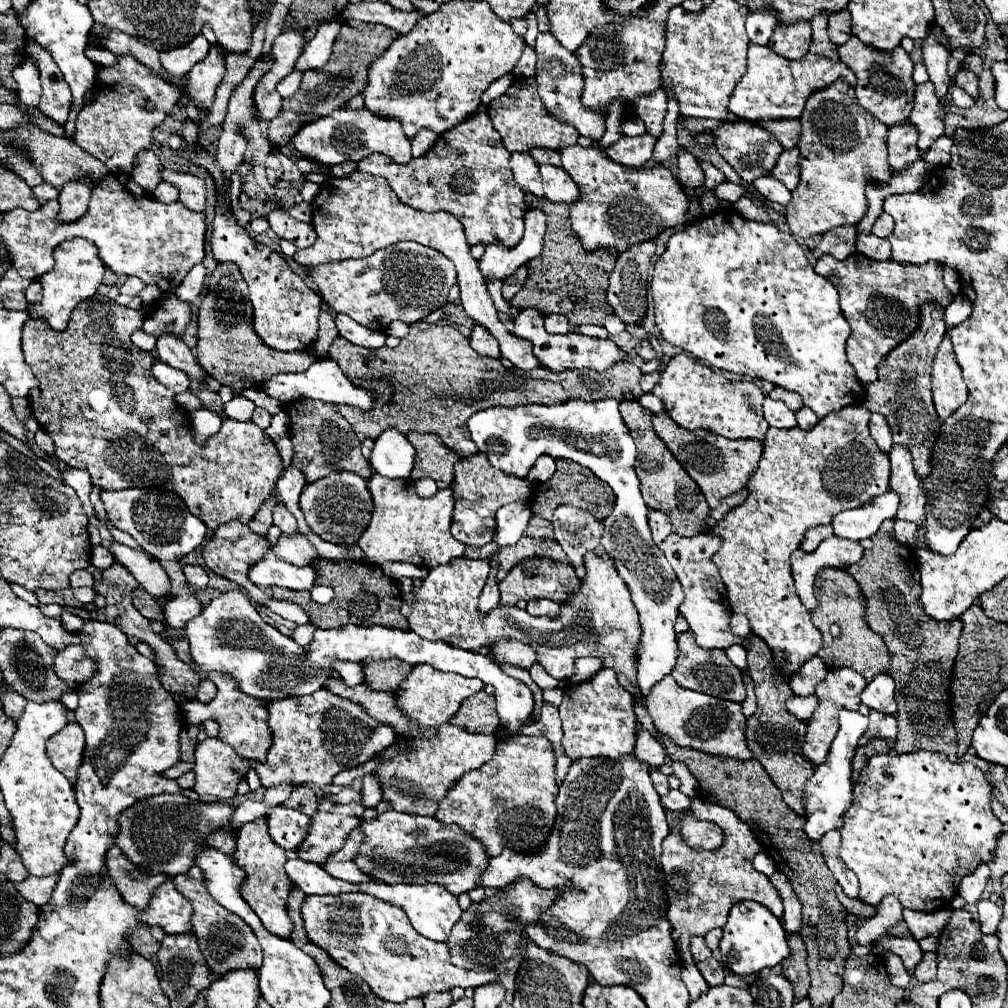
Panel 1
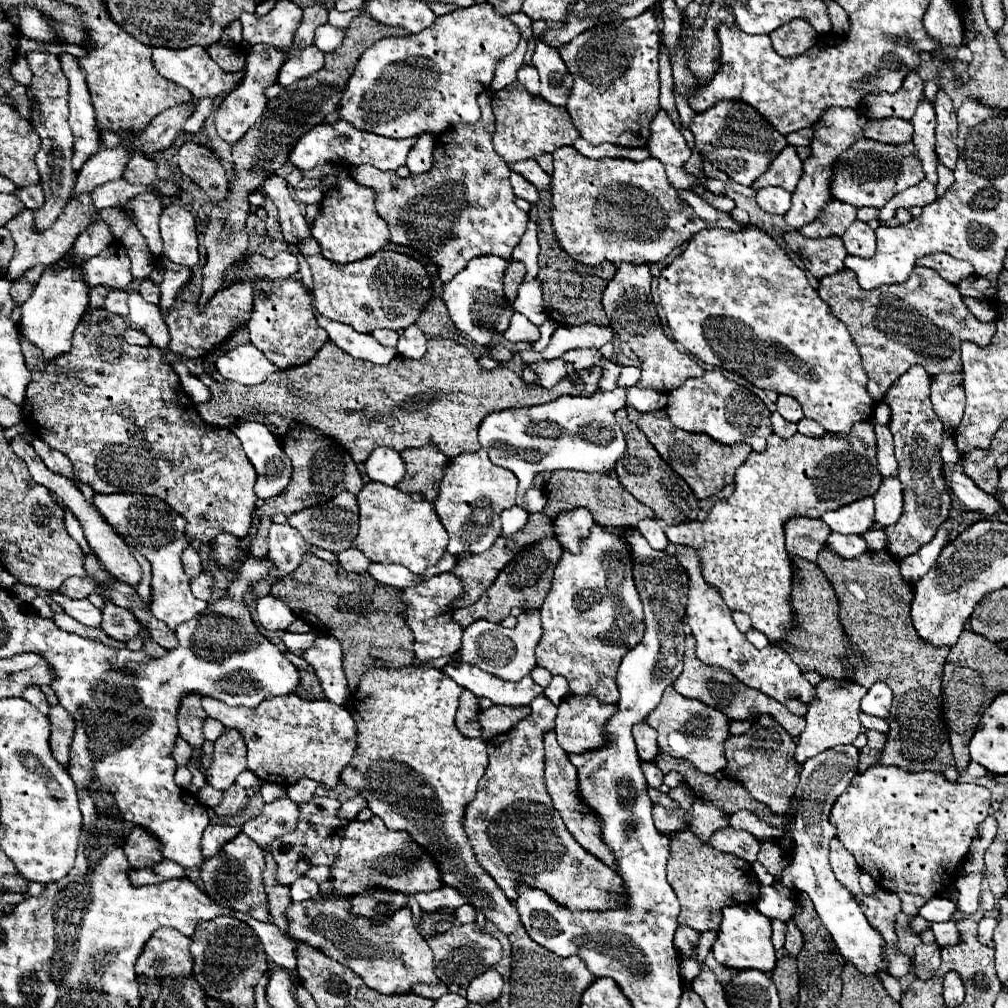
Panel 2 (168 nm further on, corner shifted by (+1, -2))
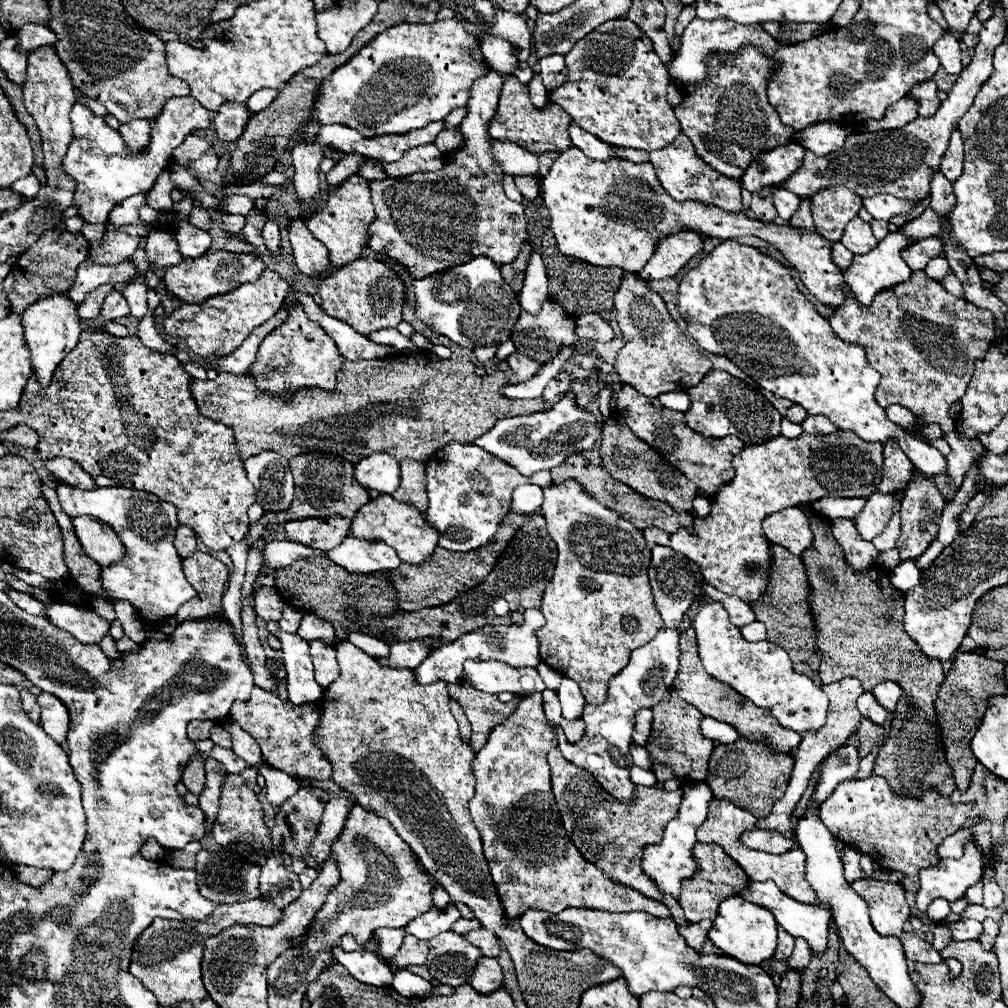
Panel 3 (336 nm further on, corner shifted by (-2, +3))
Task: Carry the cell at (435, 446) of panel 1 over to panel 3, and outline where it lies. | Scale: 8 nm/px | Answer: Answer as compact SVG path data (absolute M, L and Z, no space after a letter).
M402 459L402 481L400 487L392 493L396 501L402 503L412 503L416 505L422 513L426 513L428 499L426 499L426 465L416 461L416 459Z

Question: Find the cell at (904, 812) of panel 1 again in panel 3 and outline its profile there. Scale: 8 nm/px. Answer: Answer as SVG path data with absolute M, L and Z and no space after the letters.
M870 775L866 779L848 779L840 783L828 801L820 805L820 817L840 843L872 857L884 871L904 873L906 879L902 879L902 887L916 895L920 887L920 869L940 863L940 843L964 827L972 809L974 803L954 803L936 787L924 791L920 797L906 797L892 791L884 777Z

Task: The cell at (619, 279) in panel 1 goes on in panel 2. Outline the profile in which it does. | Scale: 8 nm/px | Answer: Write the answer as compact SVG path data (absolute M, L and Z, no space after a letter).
M619 264L615 276L609 280L609 284L603 292L603 310L611 322L613 332L641 360L641 378L637 382L637 388L651 388L651 390L667 394L669 390L675 390L681 384L685 384L687 378L703 376L705 370L699 366L699 362L691 354L679 352L679 346L675 346L675 342L671 342L665 336L649 292L651 292L649 266L645 266L645 264L641 264L641 266Z

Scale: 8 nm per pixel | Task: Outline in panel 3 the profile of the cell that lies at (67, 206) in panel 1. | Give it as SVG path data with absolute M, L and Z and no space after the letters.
M132 119L130 123L120 125L118 133L132 153L134 151L140 153L152 141L152 135L150 135L152 133L152 121L150 119Z

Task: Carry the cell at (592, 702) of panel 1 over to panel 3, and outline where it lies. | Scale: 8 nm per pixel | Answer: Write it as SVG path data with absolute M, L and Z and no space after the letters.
M562 717L560 727L562 727L562 731L564 731L564 735L566 735L566 739L570 743L580 741L582 735L584 735L584 731L586 731L586 723L582 719L564 719Z

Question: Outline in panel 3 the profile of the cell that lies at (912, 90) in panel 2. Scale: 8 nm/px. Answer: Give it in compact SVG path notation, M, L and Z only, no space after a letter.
M930 79L930 81L922 81L922 83L916 83L910 91L908 91L908 97L914 99L920 107L920 117L932 117L938 107L940 107L940 101L938 101L938 87L936 83Z

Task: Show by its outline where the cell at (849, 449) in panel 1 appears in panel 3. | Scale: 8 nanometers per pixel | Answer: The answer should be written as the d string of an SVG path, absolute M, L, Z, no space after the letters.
M840 429L834 431L834 433L830 433L830 435L808 435L808 433L802 433L802 435L796 437L796 439L786 439L784 435L778 435L778 437L770 439L768 443L744 447L742 453L732 459L732 465L734 465L734 469L736 469L736 477L712 499L712 511L710 511L710 515L704 517L704 519L698 519L698 517L694 515L692 533L690 533L686 527L680 527L676 533L670 535L670 547L672 547L674 551L686 555L688 559L692 559L692 561L700 567L700 573L702 573L702 577L704 577L704 581L706 581L708 585L716 587L718 591L722 591L722 593L726 593L726 595L736 595L736 597L740 597L742 601L746 601L748 605L754 605L758 599L762 599L762 595L764 595L764 591L766 591L766 587L768 587L768 583L770 583L768 573L772 571L772 551L770 551L772 543L768 541L768 537L766 537L764 531L762 531L762 521L764 521L764 517L768 517L768 515L772 515L772 513L776 513L776 511L782 511L782 509L786 509L786 507L800 505L800 503L814 503L814 501L818 501L818 499L822 499L822 497L864 497L864 499L866 499L868 495L872 495L872 493L878 489L880 479L882 479L882 443L878 443L878 441L876 441L876 443L864 441L864 439L860 439L858 435L854 435L852 431L840 431Z

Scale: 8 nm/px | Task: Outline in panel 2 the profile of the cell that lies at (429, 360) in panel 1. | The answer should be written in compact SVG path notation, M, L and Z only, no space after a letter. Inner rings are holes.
M435 338L429 340L427 354L421 360L411 360L405 356L395 356L385 366L373 366L369 362L357 360L337 348L331 340L323 344L323 348L317 352L313 360L309 360L303 366L289 368L283 372L271 374L265 382L257 386L241 386L237 382L217 382L211 386L211 400L205 404L197 404L199 416L213 426L225 426L233 428L241 422L261 422L265 424L273 436L283 442L289 434L291 424L309 426L321 432L323 436L329 436L333 442L343 446L351 458L361 464L367 460L367 456L379 448L389 446L397 452L403 452L405 448L421 448L427 444L435 444L447 458L455 458L463 452L475 452L481 446L477 444L477 430L481 420L487 414L501 412L507 408L527 408L537 404L547 404L557 400L559 396L591 396L597 390L597 382L601 378L601 368L589 368L589 370L577 370L565 376L555 388L547 390L543 386L537 388L525 388L523 380L509 368L497 366L493 372L485 372L477 366L477 360L471 356L471 352L465 346L459 346L453 340ZM265 416L279 416L281 420L287 420L289 424L275 424L267 422Z

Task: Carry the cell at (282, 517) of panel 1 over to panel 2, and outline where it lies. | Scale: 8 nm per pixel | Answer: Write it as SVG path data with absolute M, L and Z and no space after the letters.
M271 524L267 558L275 564L275 568L273 568L273 572L269 572L267 578L263 578L251 586L249 596L253 600L267 596L275 582L289 576L299 566L305 550L307 550L307 544L295 528L289 528L289 524Z

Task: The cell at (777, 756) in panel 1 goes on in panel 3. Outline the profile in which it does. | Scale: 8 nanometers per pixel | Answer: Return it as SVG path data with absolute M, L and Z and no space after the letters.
M746 737L736 739L728 745L716 745L706 783L712 787L714 797L728 799L736 807L750 809L756 817L770 815L774 803L784 795L794 767L794 757L790 753L780 753L766 741L750 741Z

